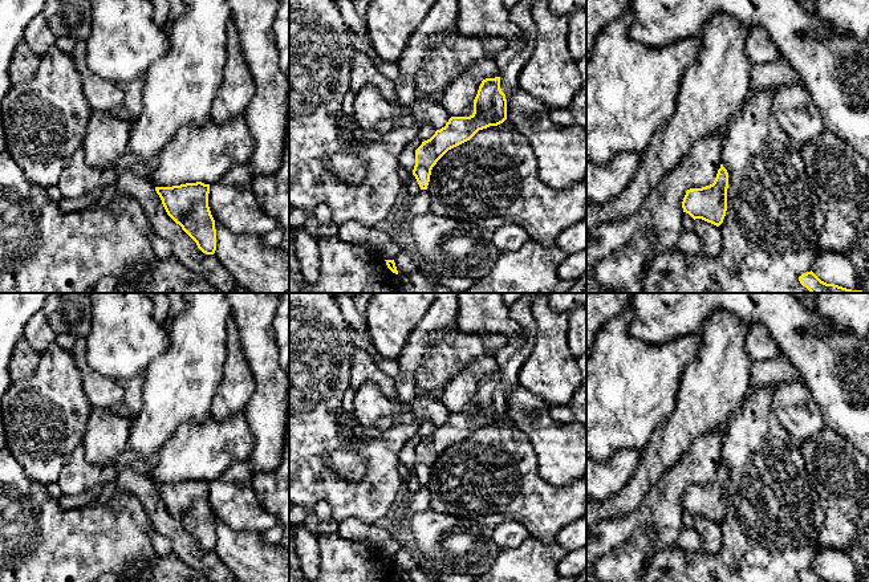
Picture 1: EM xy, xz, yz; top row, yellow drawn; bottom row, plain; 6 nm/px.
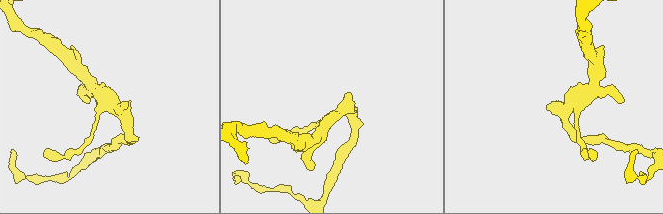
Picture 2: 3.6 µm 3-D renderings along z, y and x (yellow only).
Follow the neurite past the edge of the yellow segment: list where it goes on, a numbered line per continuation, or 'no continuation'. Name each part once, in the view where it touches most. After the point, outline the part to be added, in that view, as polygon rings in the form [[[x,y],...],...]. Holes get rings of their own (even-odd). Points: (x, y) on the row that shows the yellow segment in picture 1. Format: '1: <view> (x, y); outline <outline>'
1: xz (510, 61); outline [[[520,0],[508,9],[509,20],[519,27],[524,40],[509,41],[503,50],[492,57],[500,73],[500,89],[503,93],[519,89],[519,74],[535,48],[537,27],[532,19],[533,1]]]

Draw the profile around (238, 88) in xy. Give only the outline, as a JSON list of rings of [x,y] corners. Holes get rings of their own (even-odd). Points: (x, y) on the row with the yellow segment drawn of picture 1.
[[[232,19],[227,24],[224,77],[211,109],[211,121],[227,123],[244,114],[256,91],[253,77],[241,54],[239,32]]]

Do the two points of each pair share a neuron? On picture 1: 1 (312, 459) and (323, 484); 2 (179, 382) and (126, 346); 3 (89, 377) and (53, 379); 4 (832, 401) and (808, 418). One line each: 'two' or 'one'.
1: one
2: two
3: two
4: two

